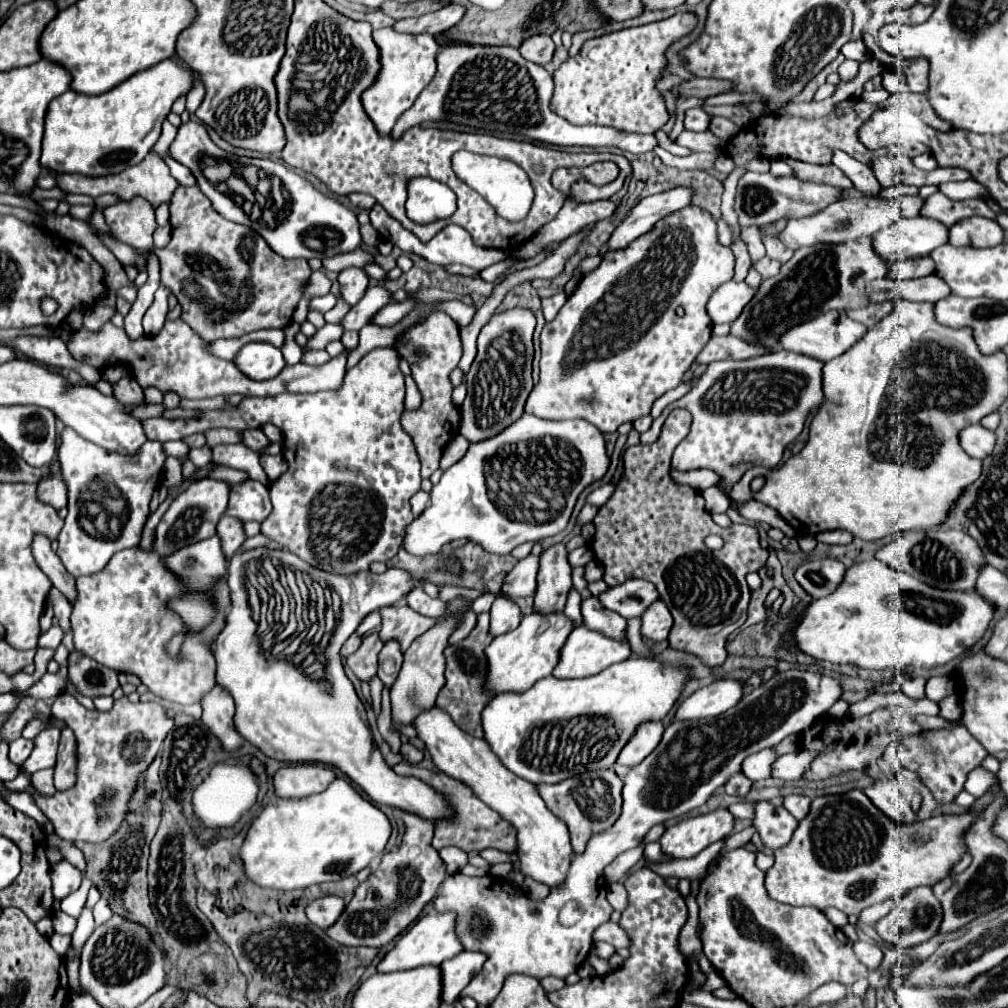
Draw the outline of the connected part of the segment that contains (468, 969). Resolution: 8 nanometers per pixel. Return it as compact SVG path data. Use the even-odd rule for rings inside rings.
M461 951L461 955L441 963L441 1001L451 1005L485 963L483 953Z

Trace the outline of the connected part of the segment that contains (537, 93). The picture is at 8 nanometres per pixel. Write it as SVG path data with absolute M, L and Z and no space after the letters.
M451 43L441 47L433 81L415 99L413 107L395 123L391 139L399 139L405 131L423 123L449 121L493 133L501 129L501 133L515 133L557 147L617 147L629 153L647 153L658 146L654 135L621 133L599 125L571 125L549 109L551 95L551 75L541 65L523 59L517 49Z

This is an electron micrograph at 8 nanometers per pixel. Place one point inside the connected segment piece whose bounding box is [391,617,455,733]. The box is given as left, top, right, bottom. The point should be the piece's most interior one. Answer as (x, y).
(421, 677)

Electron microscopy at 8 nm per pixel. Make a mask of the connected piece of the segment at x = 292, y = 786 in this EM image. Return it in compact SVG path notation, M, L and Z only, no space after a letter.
M291 765L283 767L273 777L275 797L283 799L305 799L317 795L329 787L335 773L321 765Z

